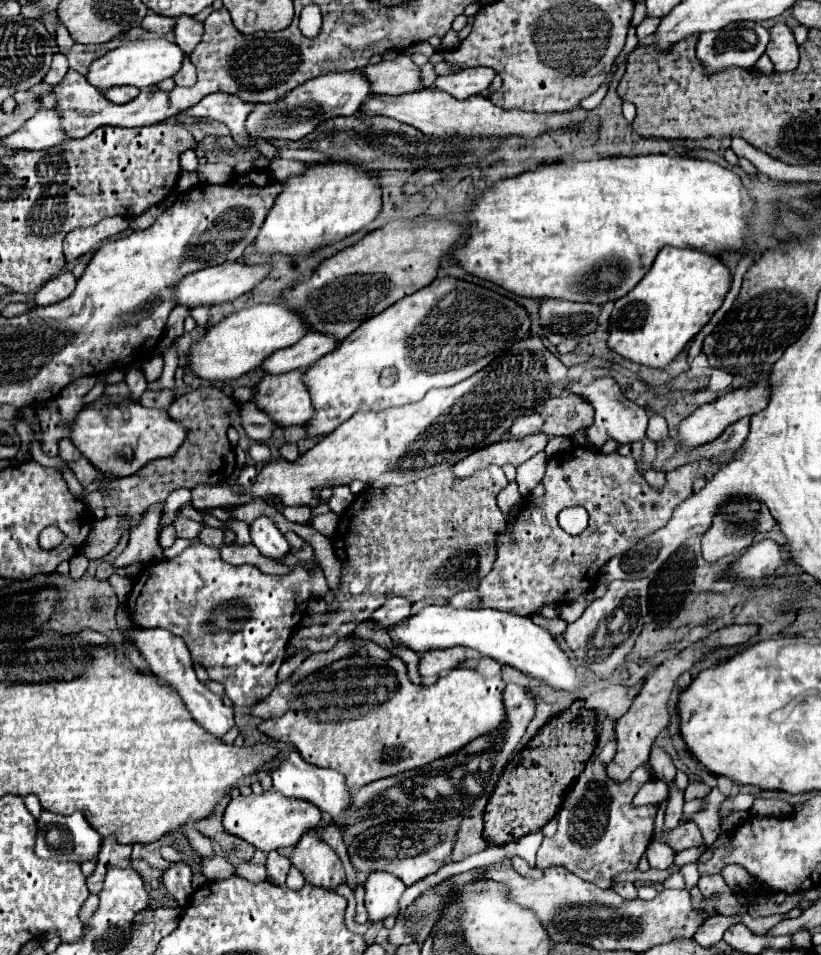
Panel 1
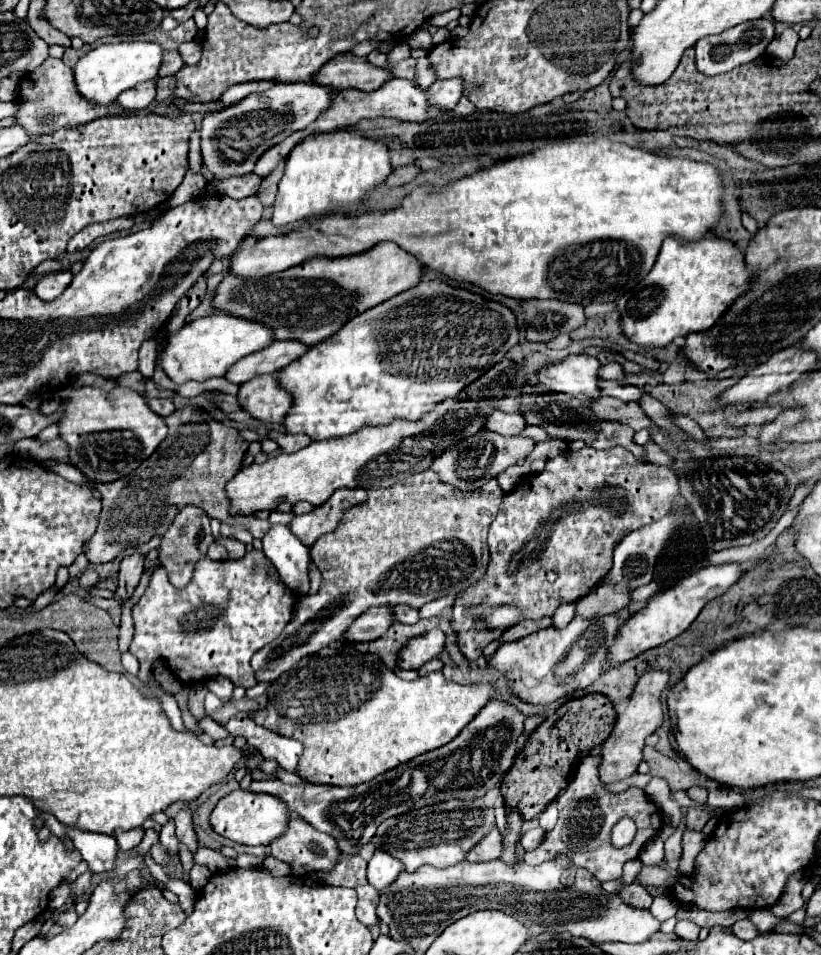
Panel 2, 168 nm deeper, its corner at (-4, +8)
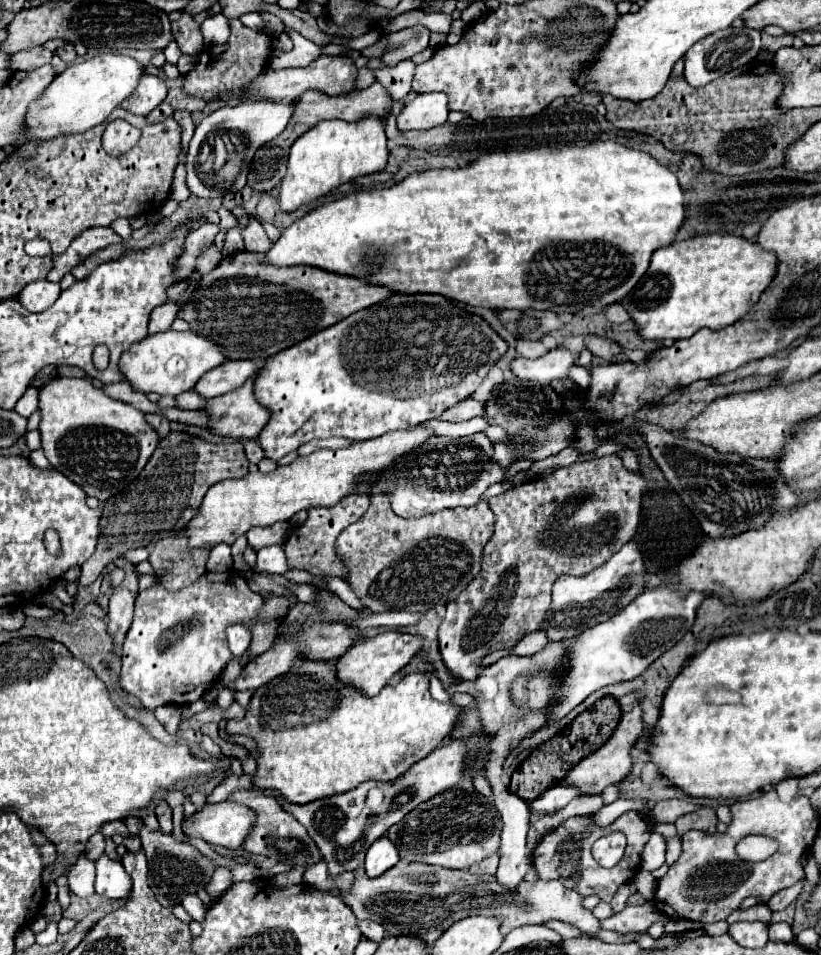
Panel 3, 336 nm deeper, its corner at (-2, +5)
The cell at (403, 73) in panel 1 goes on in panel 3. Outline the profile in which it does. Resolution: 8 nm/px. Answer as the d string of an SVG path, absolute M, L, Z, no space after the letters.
M320 55L306 67L294 67L294 69L280 69L272 71L266 69L244 93L244 97L264 97L272 101L290 101L300 97L308 89L316 89L328 95L346 95L356 89L356 65L354 59L344 57L344 55Z

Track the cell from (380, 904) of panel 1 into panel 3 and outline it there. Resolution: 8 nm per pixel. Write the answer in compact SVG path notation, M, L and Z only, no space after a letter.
M382 837L378 841L372 843L372 847L366 853L366 875L368 877L378 877L380 873L386 873L386 869L394 867L398 863L398 851L396 847L390 843L390 839Z

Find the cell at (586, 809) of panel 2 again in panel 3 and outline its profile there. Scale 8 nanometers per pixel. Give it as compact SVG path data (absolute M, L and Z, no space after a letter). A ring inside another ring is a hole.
M626 811L624 815L620 815L612 825L608 827L598 827L592 819L592 815L584 815L584 817L572 817L568 821L564 821L560 827L556 827L554 831L550 831L548 835L542 837L542 841L536 845L534 853L532 853L532 865L536 869L536 873L542 879L558 879L562 881L566 887L576 889L580 895L588 897L588 895L598 895L602 901L612 901L616 889L630 881L640 867L640 853L642 847L646 845L646 841L650 839L650 827L646 823L646 819L638 813L638 811ZM612 831L622 831L626 833L628 845L626 845L626 853L620 859L618 865L614 865L612 869L602 869L590 855L592 843L602 837L608 835Z

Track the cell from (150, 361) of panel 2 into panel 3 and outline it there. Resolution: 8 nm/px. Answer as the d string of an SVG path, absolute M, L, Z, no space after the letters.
M168 301L166 305L156 307L156 309L152 311L152 315L150 315L148 333L154 335L154 333L158 333L158 331L166 331L166 329L170 329L172 321L176 319L176 315L178 315L178 305L172 303L172 301Z

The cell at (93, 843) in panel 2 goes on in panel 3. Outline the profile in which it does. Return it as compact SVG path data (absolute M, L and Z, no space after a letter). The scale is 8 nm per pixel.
M102 853L96 859L96 881L94 881L96 893L104 895L108 899L122 899L130 895L132 881L126 875L120 861L110 859L106 853Z

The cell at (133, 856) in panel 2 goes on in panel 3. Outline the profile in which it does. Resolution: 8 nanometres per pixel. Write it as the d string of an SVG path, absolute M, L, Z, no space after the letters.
M114 821L105 823L100 829L103 835L112 836L114 833L124 834L126 837L131 837L127 827L122 821Z

